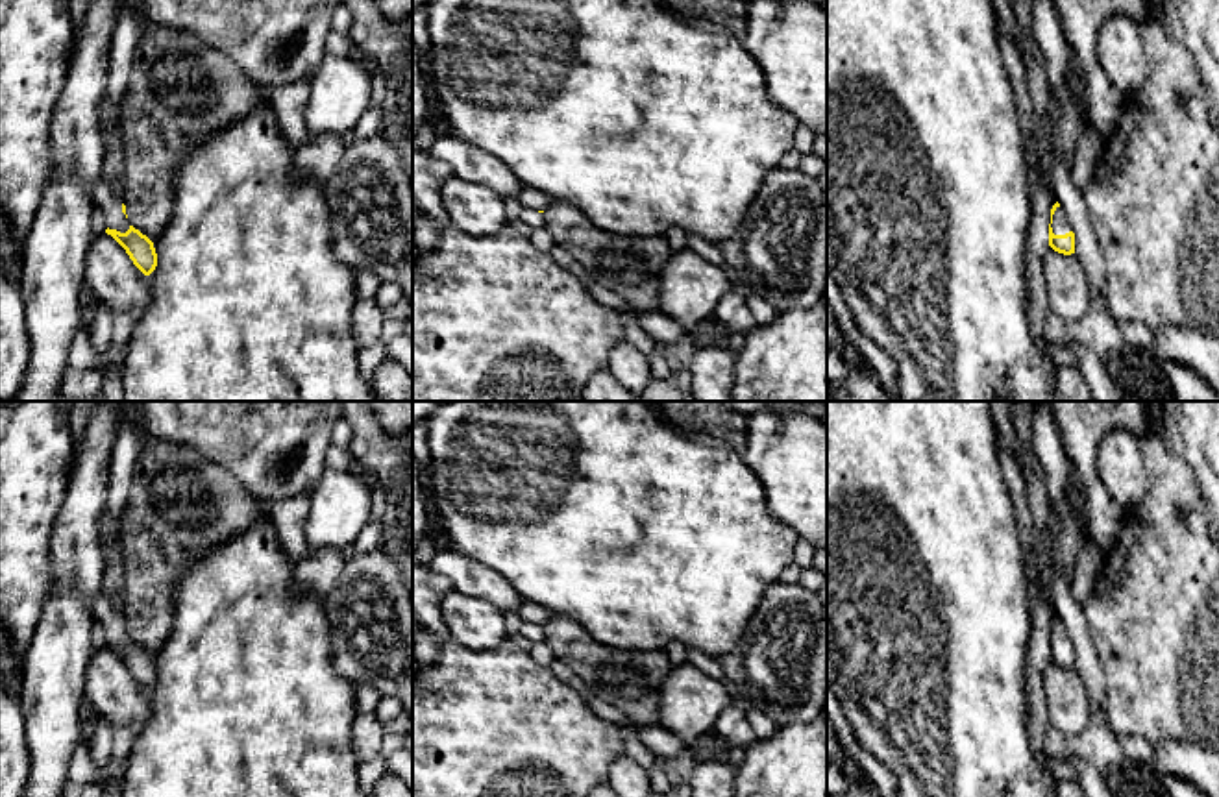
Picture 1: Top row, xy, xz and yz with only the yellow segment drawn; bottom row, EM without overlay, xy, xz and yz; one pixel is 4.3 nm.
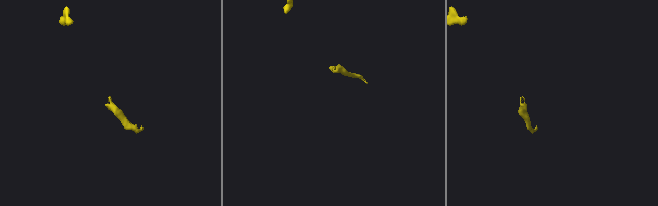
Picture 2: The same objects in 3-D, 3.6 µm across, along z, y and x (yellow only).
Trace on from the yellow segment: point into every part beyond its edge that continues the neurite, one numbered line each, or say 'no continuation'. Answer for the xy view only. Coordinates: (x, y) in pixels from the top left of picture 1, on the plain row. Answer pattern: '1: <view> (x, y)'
1: xy (102, 609)

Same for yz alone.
1: yz (1060, 640)

